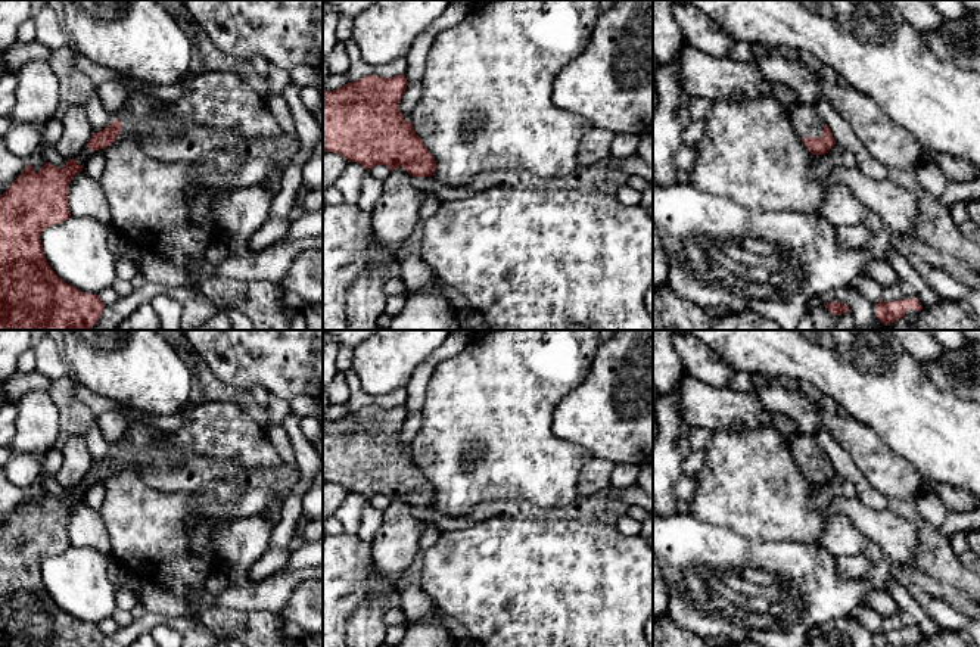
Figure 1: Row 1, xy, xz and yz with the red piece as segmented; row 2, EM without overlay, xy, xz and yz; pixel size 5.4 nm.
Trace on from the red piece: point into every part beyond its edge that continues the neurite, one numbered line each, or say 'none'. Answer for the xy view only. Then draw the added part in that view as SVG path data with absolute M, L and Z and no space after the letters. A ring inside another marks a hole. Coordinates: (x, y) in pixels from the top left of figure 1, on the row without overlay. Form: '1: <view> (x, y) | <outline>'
1: xy (145, 447) | M144 423L128 424L128 430L131 435L125 445L127 452L118 467L139 472L149 488L164 492L196 491L215 479L223 479L240 486L267 489L273 494L273 501L261 516L273 526L280 522L283 497L299 479L299 469L283 461L276 467L252 469L234 461L192 455L183 466L171 467L165 460L168 433Z

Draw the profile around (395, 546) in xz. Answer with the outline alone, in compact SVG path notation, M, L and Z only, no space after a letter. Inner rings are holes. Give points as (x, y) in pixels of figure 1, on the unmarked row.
M402 497L392 500L370 545L374 567L396 591L402 575L420 554L420 538L426 526L413 516L411 507Z

